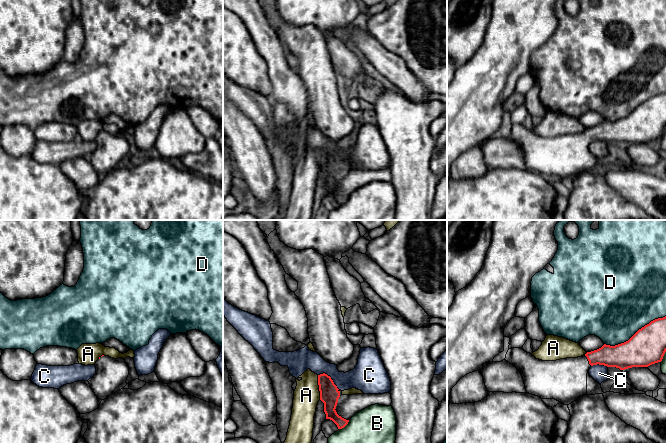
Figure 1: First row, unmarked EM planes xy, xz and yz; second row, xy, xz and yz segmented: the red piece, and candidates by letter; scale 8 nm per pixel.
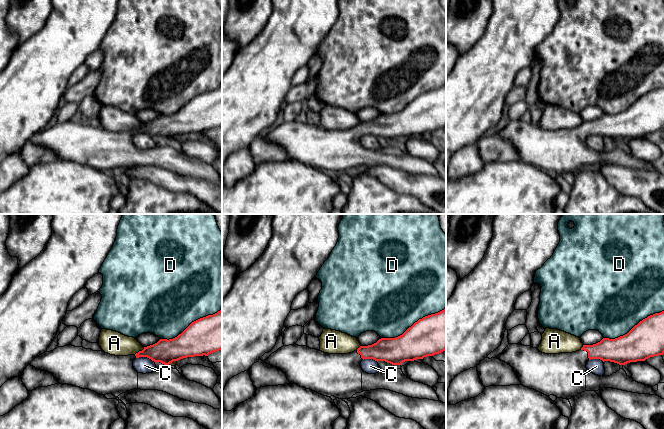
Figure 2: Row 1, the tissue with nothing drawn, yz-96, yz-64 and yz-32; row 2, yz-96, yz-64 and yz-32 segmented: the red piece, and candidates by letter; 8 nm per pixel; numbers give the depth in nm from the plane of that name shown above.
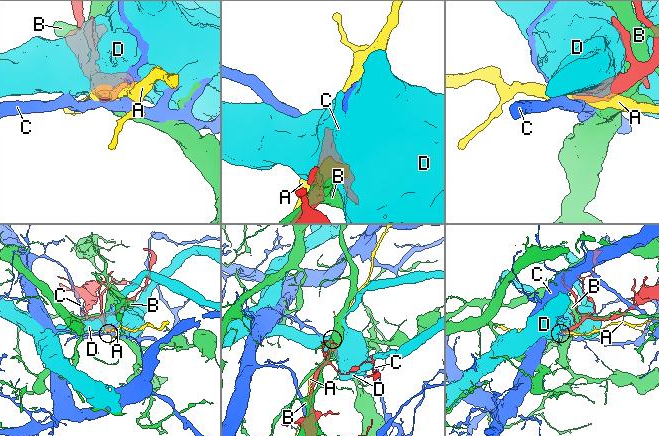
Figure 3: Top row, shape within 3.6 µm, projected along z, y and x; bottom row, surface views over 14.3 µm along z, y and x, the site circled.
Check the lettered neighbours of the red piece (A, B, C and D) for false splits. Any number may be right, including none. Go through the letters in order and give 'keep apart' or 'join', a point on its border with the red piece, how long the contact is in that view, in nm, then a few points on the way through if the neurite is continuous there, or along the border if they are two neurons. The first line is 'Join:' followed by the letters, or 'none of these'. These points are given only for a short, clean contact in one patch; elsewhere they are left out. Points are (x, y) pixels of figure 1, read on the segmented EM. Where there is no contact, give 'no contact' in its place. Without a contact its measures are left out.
Join: none of these
A: keep apart | xz (319, 387) | 200 nm
B: keep apart | xz (344, 426) | 120 nm
C: keep apart | xz (330, 377) | 220 nm
D: keep apart | yz (635, 333) | 550 nm

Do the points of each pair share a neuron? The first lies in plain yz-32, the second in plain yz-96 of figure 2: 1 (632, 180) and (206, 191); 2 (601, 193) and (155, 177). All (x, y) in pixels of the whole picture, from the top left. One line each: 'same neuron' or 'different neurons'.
1: same neuron
2: different neurons

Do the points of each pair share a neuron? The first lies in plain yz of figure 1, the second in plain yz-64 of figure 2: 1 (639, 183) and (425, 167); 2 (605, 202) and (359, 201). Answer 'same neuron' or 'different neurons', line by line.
1: different neurons
2: same neuron

